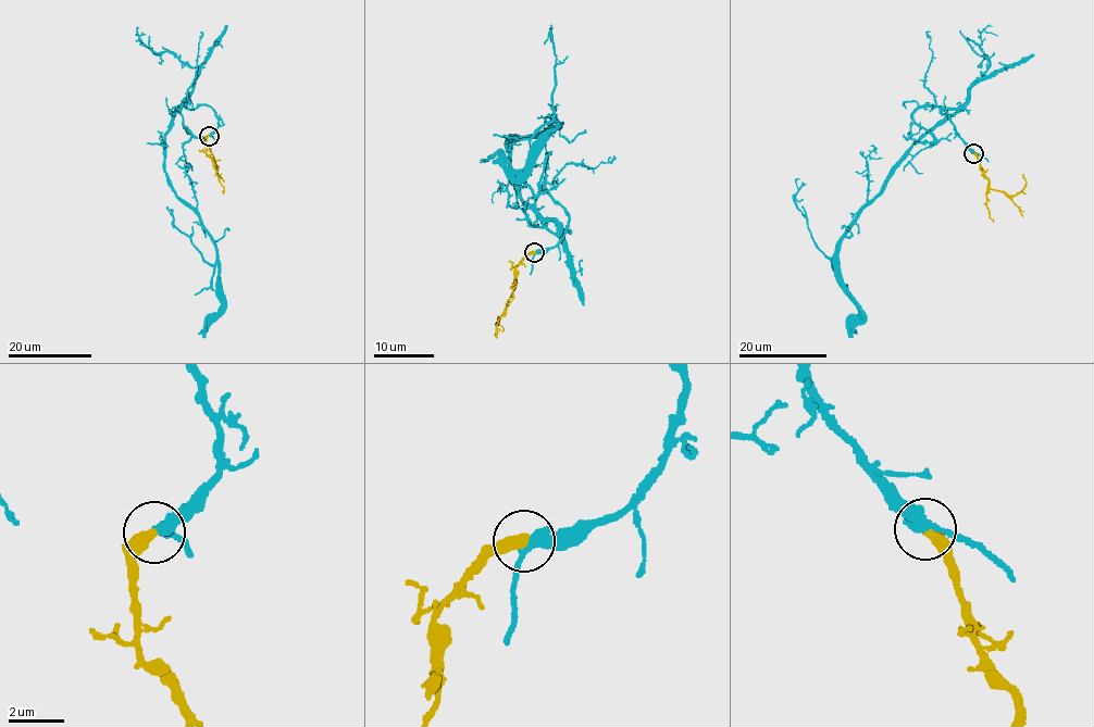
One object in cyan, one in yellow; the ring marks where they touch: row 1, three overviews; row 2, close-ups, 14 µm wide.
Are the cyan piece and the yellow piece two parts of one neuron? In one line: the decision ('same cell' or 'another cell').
same cell

